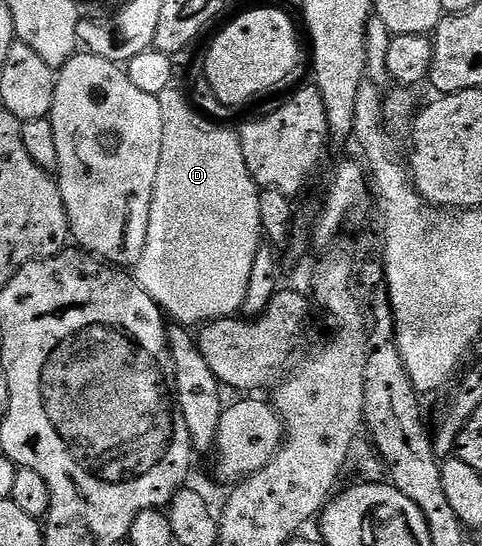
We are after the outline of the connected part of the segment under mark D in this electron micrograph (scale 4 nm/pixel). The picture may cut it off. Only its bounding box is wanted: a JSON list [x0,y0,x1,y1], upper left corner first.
[135,86,263,325]

